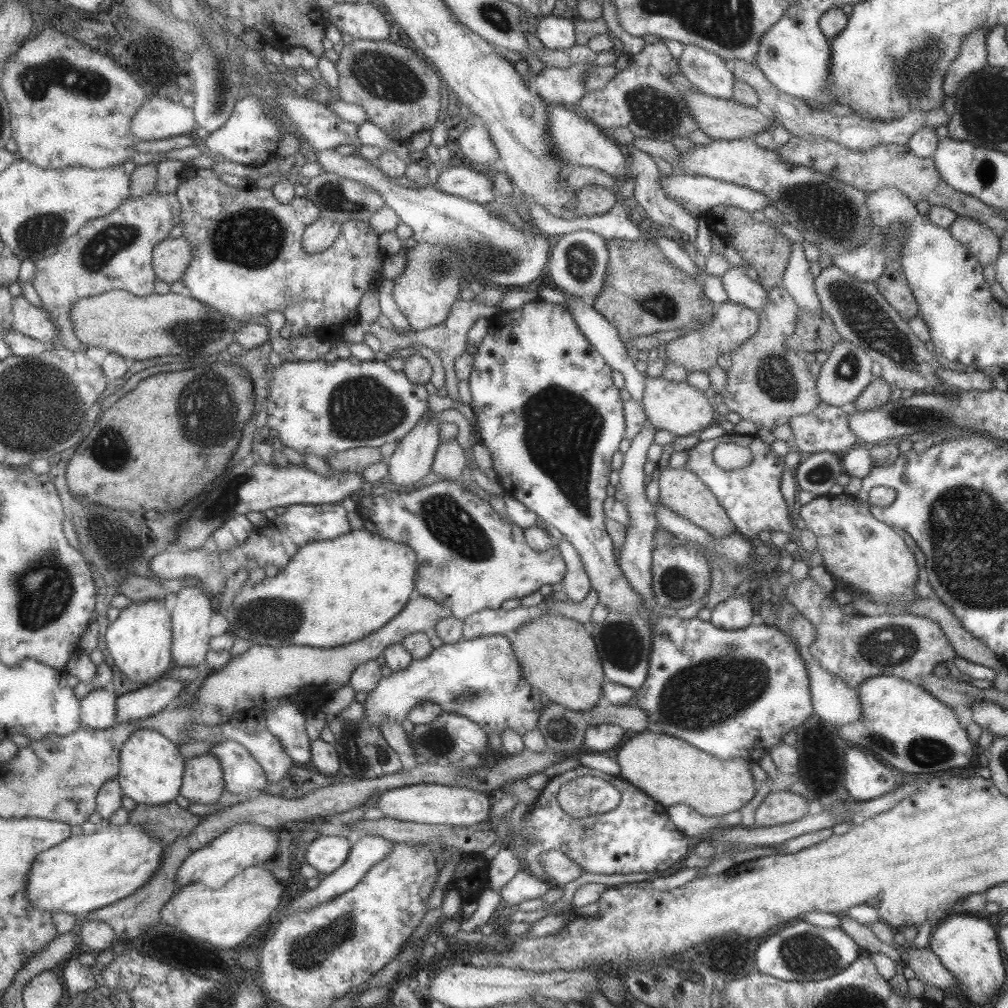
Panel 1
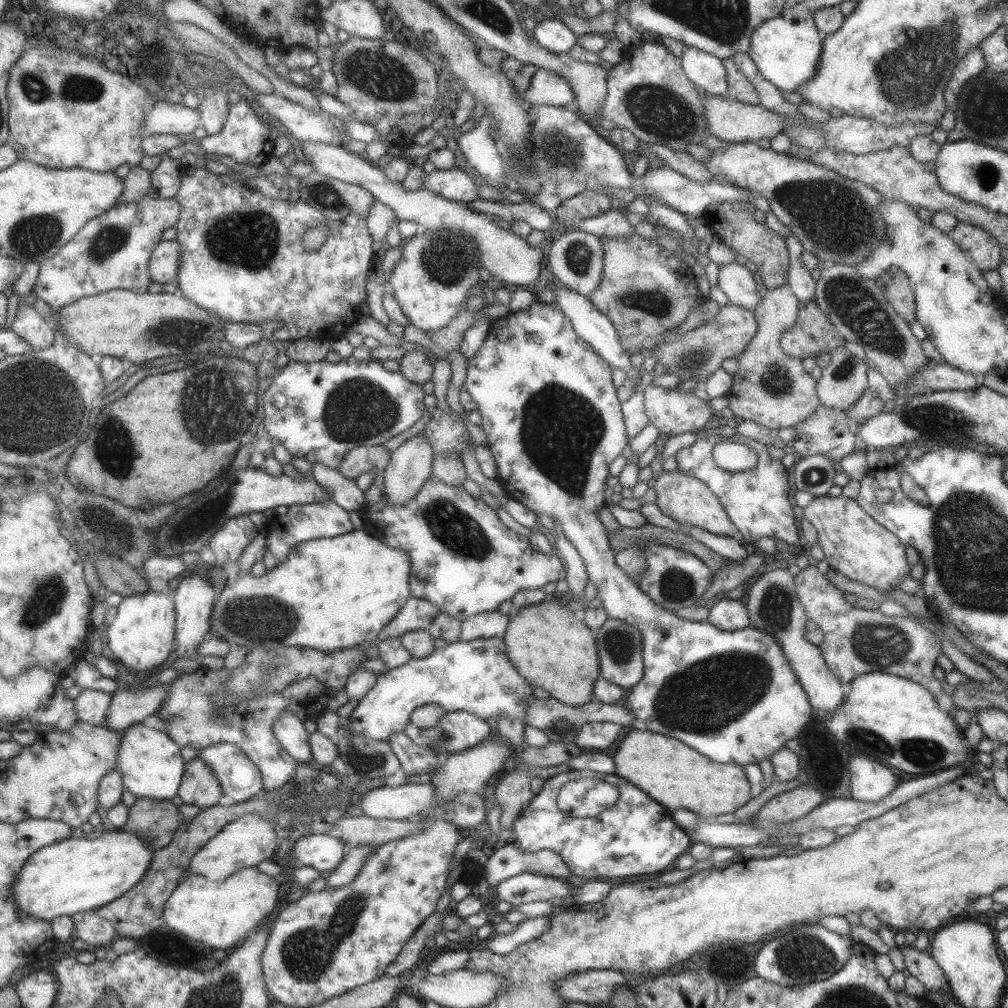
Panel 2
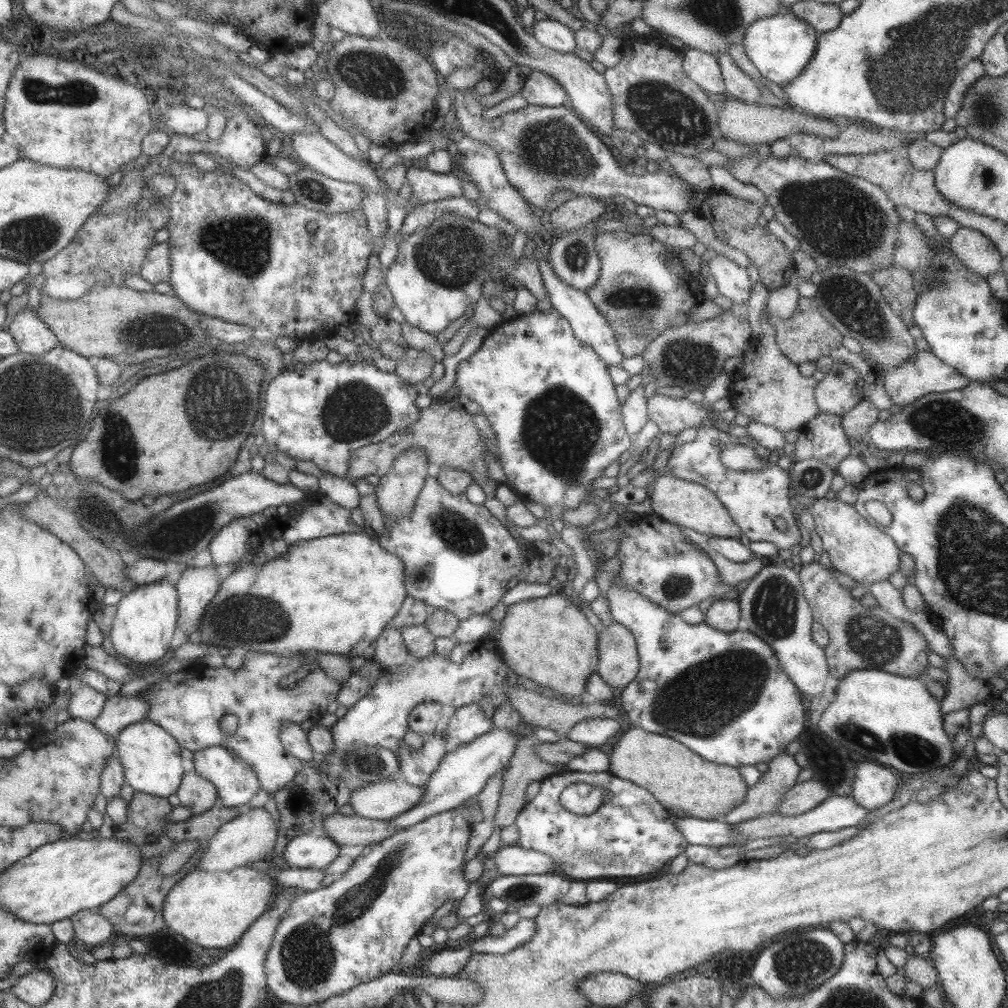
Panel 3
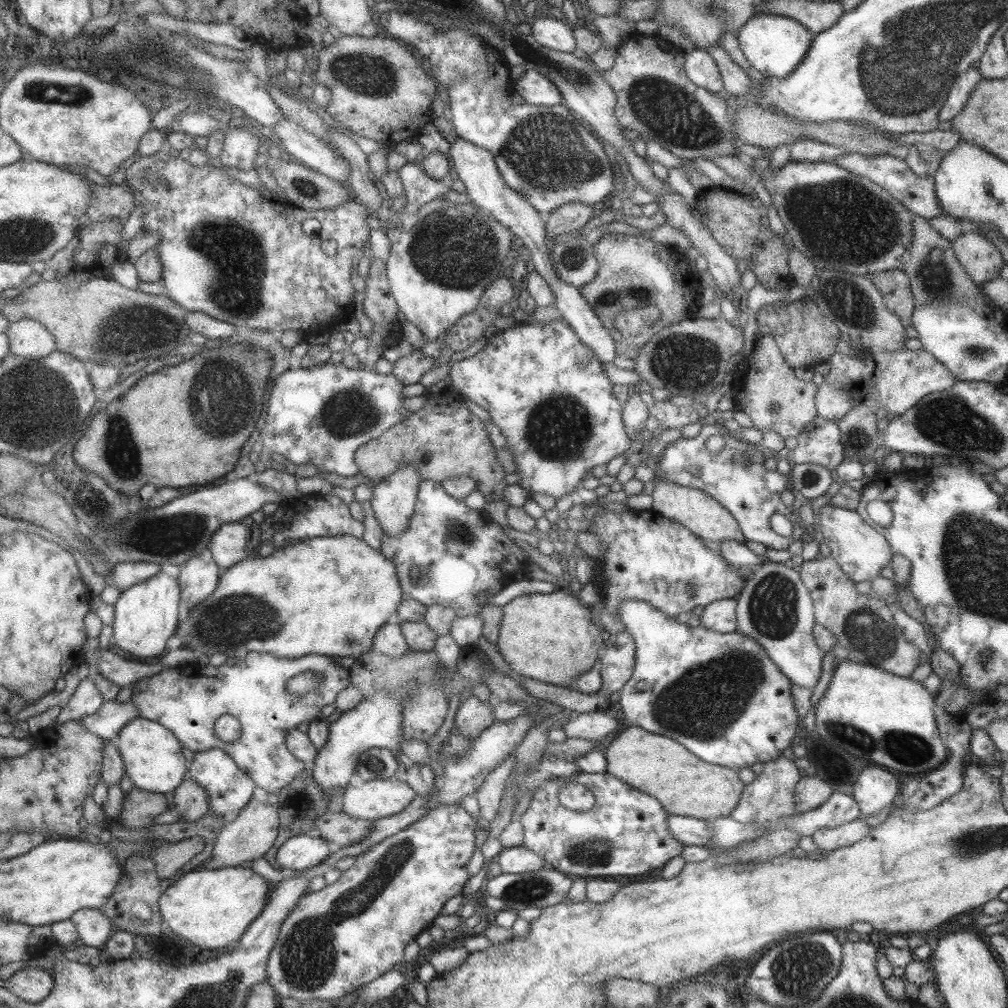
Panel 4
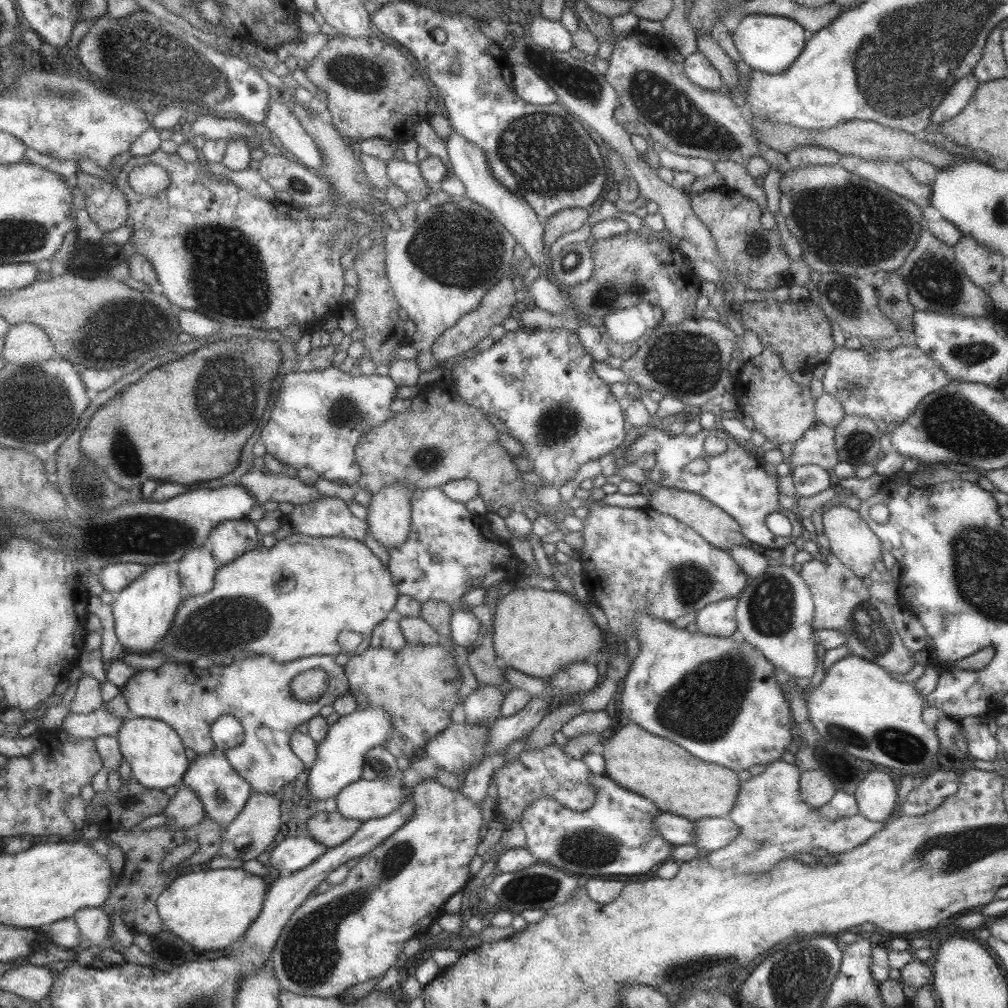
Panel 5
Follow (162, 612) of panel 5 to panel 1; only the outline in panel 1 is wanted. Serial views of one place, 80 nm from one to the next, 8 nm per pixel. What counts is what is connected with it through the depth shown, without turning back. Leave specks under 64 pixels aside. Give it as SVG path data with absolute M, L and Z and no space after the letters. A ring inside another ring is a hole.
M131 601L106 628L104 639L113 664L129 680L143 682L145 685L153 683L161 678L171 664L172 622L163 601Z

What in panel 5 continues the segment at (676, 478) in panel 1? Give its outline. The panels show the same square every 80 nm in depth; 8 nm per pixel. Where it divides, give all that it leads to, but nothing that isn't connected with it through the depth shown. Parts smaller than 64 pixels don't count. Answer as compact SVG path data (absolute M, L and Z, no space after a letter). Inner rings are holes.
M658 487L653 493L650 493L651 499L647 506L657 510L661 514L669 515L682 524L689 526L698 536L701 536L705 542L721 550L727 550L732 546L747 546L750 542L741 535L740 527L725 511L717 508L713 503L705 500L699 494L677 490L676 488Z

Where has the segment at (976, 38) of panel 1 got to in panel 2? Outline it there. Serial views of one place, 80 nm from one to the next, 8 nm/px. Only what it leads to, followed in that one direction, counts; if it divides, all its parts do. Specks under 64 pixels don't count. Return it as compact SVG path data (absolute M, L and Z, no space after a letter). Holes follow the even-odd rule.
M971 49L961 61L955 64L954 69L950 73L950 77L944 88L944 105L945 108L952 109L958 101L958 94L961 87L970 78L981 74L985 71L986 62L984 61L981 49Z

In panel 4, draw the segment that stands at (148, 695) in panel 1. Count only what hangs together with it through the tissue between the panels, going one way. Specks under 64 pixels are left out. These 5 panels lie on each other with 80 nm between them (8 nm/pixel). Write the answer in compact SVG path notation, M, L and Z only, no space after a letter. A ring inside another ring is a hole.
M105 700L97 709L97 712L83 716L83 718L79 718L77 723L81 724L81 727L83 727L87 733L96 735L103 740L114 741L117 734L121 731L121 728L125 726L125 723L137 717L139 717L137 714L137 709L130 702L121 704L116 700Z

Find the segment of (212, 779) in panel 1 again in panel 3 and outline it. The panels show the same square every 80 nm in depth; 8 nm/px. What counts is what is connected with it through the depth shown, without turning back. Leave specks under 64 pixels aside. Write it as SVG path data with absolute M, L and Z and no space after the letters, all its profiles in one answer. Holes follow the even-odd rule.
M193 770L183 775L175 796L177 796L180 806L188 808L190 814L195 816L215 805L217 789Z

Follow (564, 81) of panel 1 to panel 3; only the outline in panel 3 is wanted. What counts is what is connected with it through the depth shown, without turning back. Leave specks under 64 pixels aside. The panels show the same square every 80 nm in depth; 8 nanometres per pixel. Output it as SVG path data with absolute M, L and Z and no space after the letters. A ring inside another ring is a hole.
M531 70L520 88L519 94L529 104L539 106L569 107L570 100L562 86L537 70Z

